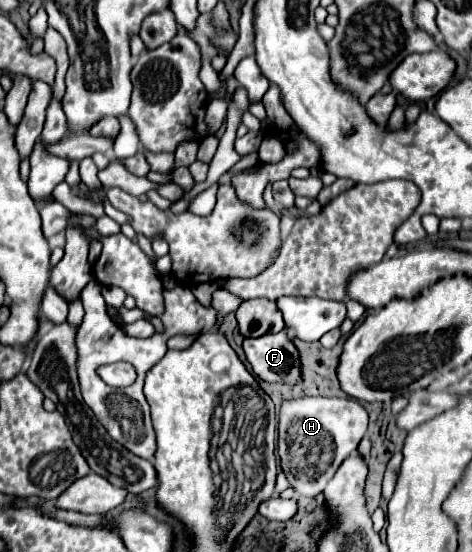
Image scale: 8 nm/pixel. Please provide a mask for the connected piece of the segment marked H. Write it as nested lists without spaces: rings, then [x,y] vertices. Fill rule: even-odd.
[[[297,398],[283,402],[277,452],[289,486],[309,498],[321,494],[341,462],[357,450],[361,438],[367,434],[367,422],[365,408],[351,398]]]

